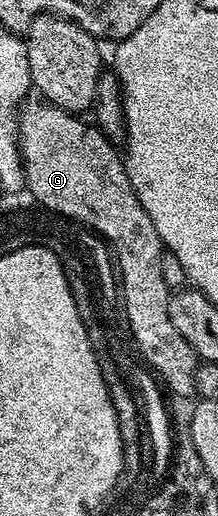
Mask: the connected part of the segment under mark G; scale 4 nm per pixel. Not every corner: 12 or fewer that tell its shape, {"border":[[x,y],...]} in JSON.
{"border":[[26,101],[28,193],[108,243],[136,353],[178,399],[199,359],[167,316],[161,234],[118,147]]}

